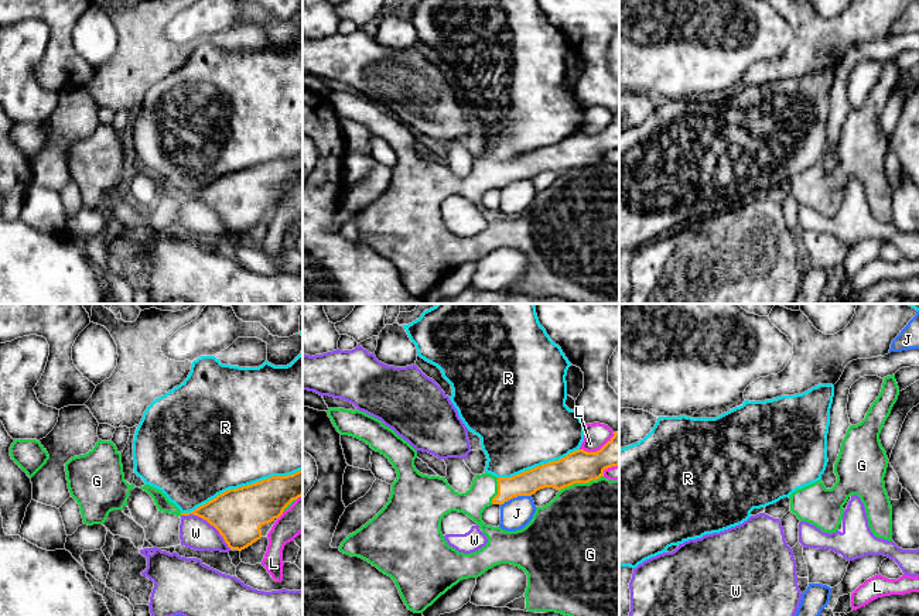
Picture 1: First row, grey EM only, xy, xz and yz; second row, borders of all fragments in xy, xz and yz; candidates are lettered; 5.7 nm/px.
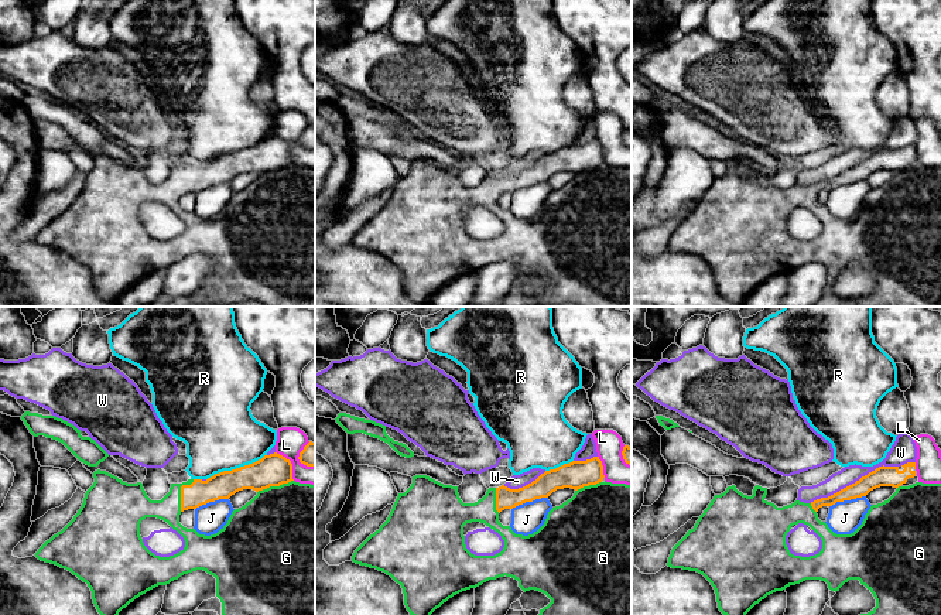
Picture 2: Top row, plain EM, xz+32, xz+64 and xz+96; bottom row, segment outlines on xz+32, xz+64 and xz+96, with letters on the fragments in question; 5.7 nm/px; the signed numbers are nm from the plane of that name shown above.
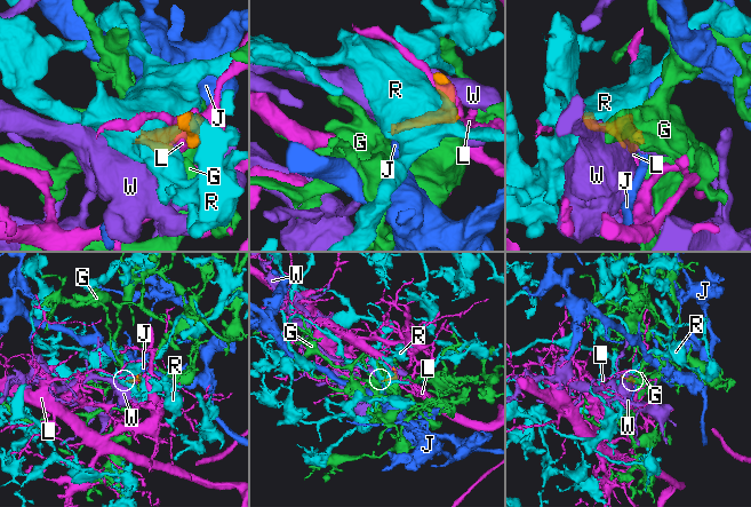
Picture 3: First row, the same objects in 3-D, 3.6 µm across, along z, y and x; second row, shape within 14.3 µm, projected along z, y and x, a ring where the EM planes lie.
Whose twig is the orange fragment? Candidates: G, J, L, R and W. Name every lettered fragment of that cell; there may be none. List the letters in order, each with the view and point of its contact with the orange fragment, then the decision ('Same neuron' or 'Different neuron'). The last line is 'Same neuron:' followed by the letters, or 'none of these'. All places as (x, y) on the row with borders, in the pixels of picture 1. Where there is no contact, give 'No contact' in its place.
G: Touches orange at xz (581, 482). Same neuron
J: Touches orange at xz (515, 496). Different neuron
L: Touches orange at xz (597, 451). Different neuron
R: Touches orange at xy (242, 486). Different neuron
W: Touches orange at xy (208, 522). Different neuron
Same neuron: G

